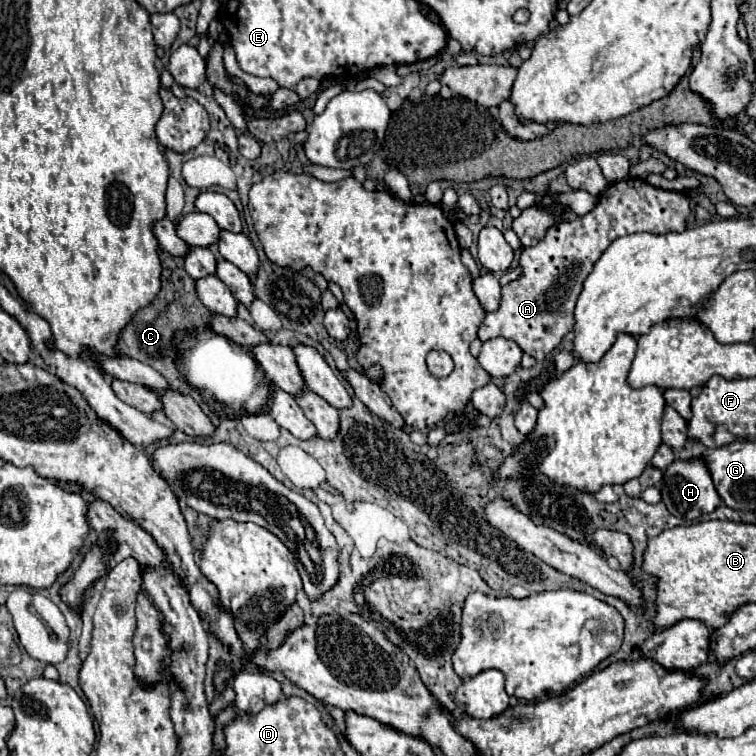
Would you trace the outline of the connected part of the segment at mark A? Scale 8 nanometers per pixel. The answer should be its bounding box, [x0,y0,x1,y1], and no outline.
[479,179,691,361]

